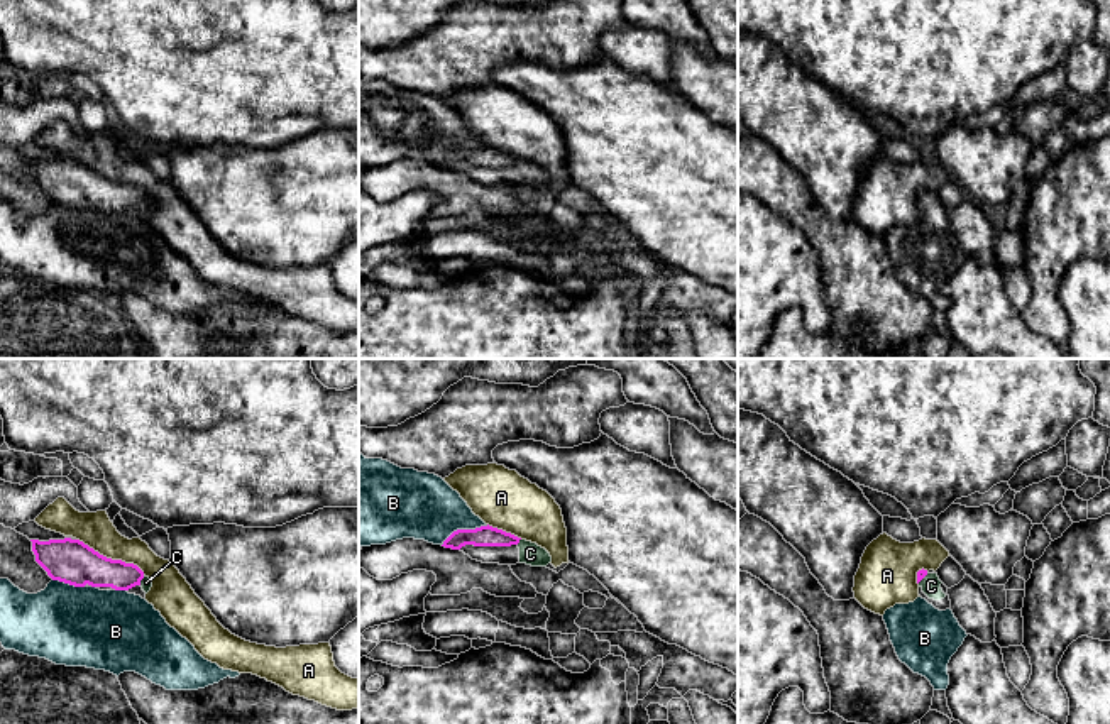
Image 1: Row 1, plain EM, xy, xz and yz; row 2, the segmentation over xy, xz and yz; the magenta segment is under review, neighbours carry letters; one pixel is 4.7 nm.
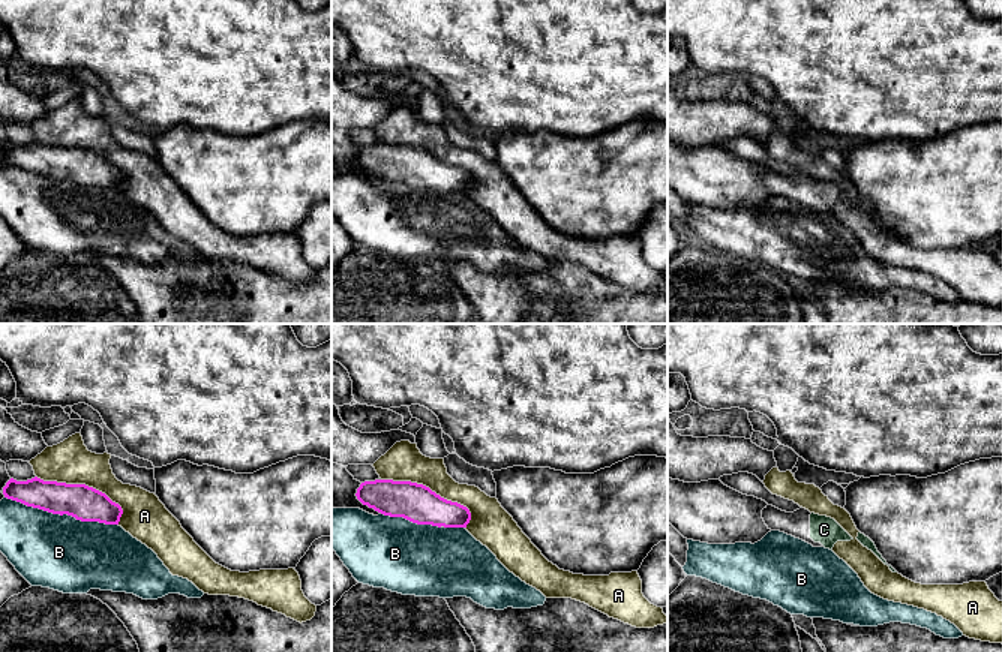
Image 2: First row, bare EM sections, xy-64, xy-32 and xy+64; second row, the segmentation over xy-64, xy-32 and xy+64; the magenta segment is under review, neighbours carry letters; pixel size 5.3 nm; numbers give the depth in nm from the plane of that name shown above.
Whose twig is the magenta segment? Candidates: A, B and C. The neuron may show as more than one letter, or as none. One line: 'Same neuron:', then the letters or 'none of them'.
Same neuron: C

